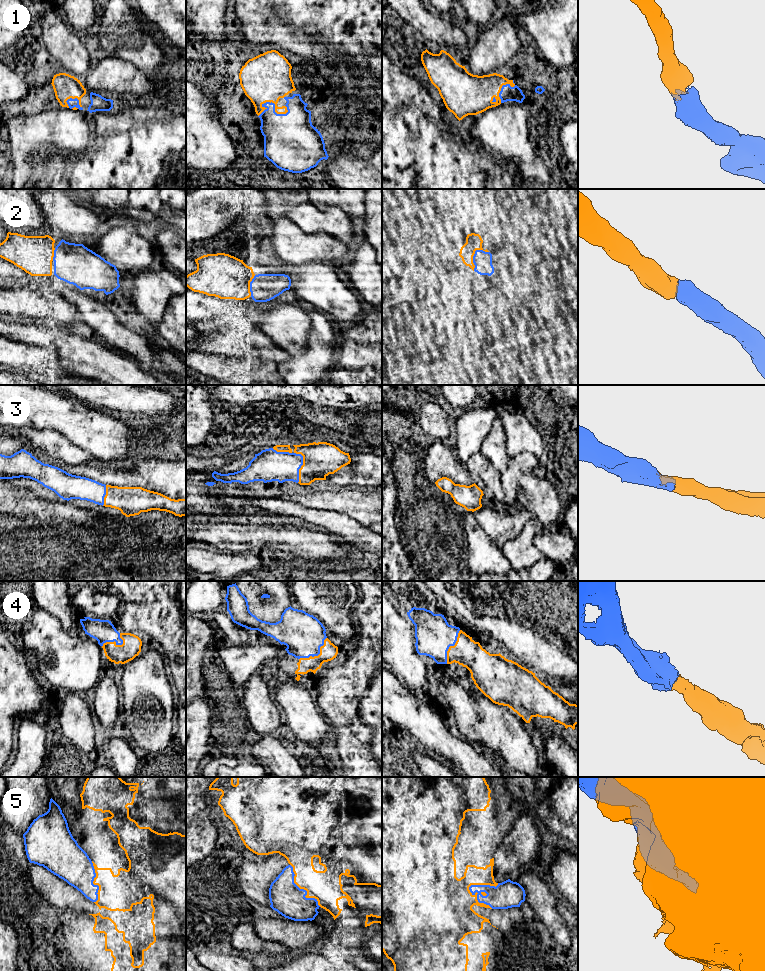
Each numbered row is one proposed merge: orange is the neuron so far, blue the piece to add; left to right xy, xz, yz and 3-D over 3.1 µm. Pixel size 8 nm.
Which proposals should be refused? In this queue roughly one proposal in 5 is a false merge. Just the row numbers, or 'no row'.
5

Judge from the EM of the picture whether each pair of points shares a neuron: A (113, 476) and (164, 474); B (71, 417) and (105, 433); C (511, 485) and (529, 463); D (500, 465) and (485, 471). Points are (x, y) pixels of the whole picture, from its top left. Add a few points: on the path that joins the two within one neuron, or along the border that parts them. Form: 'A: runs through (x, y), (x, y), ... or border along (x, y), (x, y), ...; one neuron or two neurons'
A: runs through (126, 476), (151, 475); one neuron
B: runs through (79, 422), (97, 432); one neuron
C: runs through (511, 478), (522, 465); one neuron
D: border along (479, 452), (500, 473); two neurons

